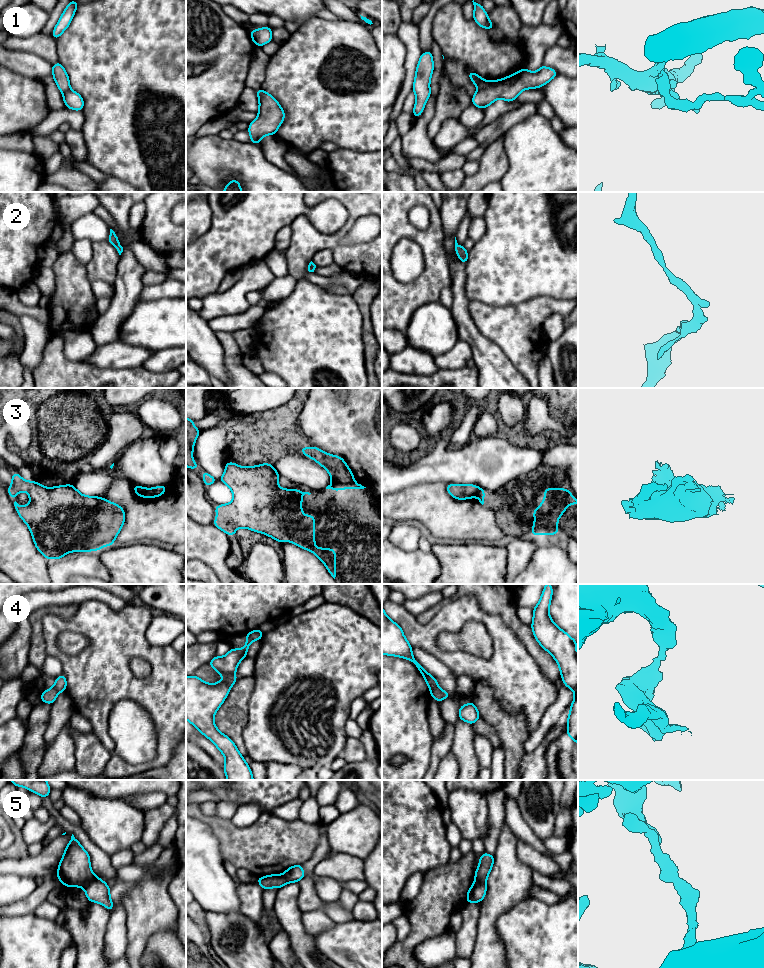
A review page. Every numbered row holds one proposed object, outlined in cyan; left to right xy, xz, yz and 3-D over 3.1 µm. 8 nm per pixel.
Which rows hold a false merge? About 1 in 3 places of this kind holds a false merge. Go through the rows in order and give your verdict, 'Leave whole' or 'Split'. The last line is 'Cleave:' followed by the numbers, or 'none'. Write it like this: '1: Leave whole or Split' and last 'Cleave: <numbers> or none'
1: Split
2: Leave whole
3: Split
4: Split
5: Split
Cleave: 1, 3, 4, 5

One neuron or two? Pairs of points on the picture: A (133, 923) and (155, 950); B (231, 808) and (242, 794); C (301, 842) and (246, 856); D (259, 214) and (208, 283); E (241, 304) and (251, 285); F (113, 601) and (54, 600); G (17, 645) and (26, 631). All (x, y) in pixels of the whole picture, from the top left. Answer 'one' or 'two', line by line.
A: two
B: two
C: one
D: one
E: one
F: one
G: one

